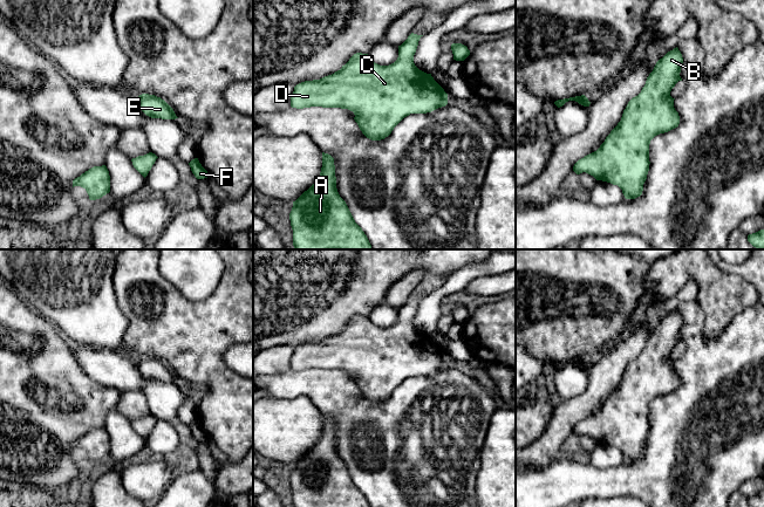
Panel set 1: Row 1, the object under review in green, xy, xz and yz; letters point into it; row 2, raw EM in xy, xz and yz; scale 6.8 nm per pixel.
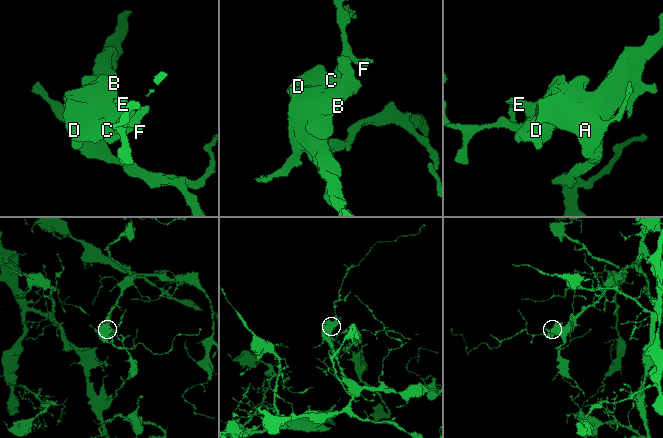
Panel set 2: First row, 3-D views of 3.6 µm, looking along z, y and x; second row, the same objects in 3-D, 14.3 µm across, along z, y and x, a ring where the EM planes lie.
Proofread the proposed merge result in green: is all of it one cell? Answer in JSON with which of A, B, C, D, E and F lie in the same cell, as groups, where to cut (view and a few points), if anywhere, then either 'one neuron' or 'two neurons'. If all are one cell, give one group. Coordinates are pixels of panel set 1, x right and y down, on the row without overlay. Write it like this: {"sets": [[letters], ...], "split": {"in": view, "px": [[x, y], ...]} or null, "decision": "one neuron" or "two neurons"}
{"sets": [["A", "B", "C", "D", "E", "F"]], "split": null, "decision": "one neuron"}

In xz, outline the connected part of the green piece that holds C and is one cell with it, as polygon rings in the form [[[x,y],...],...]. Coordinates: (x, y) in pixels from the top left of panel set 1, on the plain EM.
[[[411,295],[398,308],[397,322],[389,328],[380,328],[368,316],[356,315],[334,336],[296,347],[291,359],[291,369],[348,371],[354,375],[354,382],[367,400],[384,402],[410,376],[427,376],[448,366],[448,356],[444,351],[431,336],[419,333],[414,326],[414,317],[422,299]]]

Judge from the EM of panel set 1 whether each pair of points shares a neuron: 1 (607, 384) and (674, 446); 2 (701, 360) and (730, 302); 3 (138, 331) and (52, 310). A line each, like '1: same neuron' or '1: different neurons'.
1: different neurons
2: different neurons
3: different neurons

